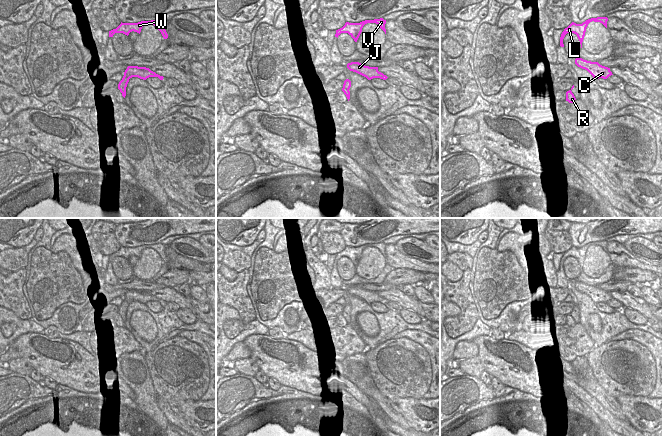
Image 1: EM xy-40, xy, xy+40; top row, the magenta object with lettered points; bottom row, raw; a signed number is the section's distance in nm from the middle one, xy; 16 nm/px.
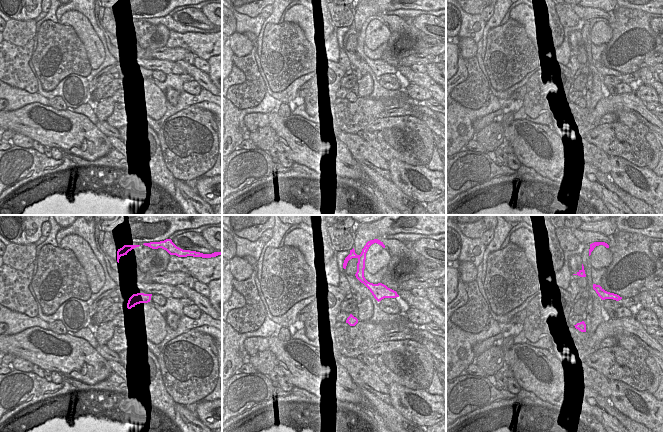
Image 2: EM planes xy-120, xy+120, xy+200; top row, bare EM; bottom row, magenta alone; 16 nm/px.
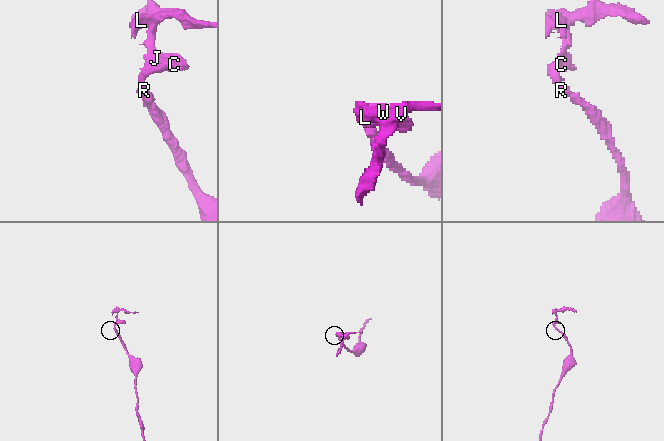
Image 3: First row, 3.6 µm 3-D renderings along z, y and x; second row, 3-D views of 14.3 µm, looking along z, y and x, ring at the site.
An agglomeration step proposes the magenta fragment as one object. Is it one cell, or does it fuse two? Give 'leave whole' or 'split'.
split

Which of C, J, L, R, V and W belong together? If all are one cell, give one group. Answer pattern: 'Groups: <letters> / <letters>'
Groups: C J L V W / R

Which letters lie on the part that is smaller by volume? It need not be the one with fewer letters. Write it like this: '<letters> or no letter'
C, J, L, V, W

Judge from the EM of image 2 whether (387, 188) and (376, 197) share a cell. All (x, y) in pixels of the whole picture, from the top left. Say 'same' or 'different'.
different

